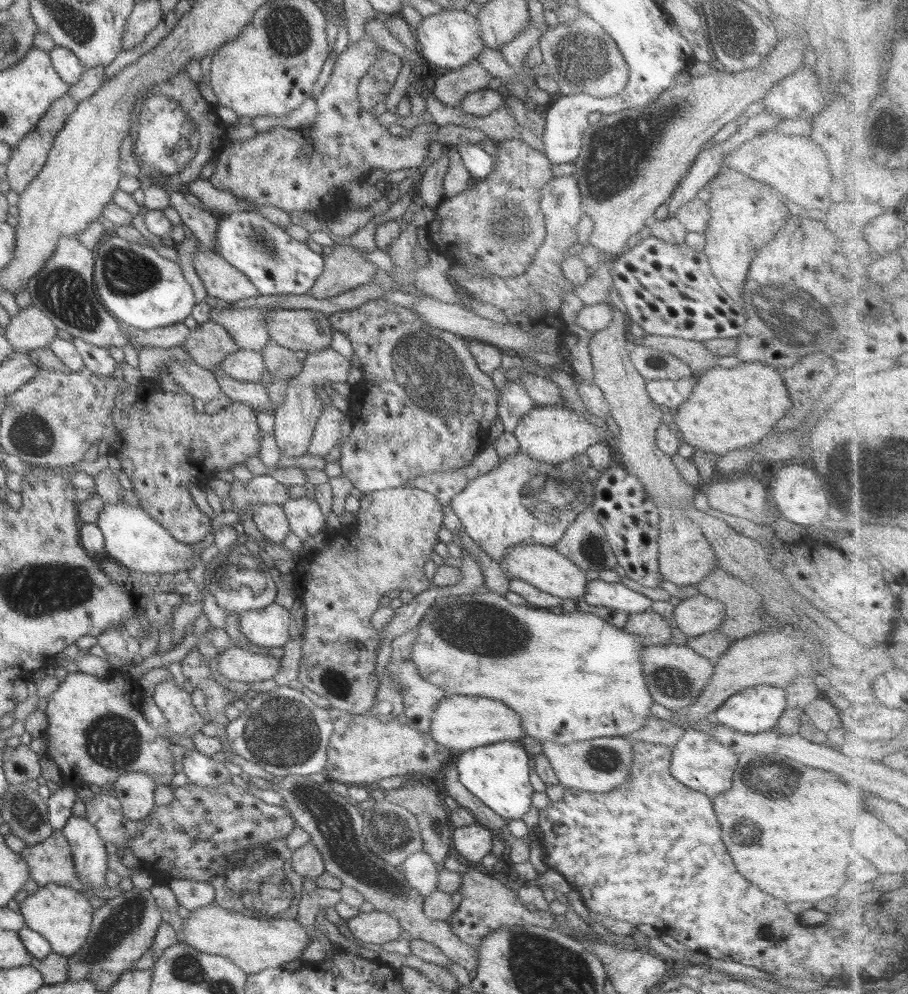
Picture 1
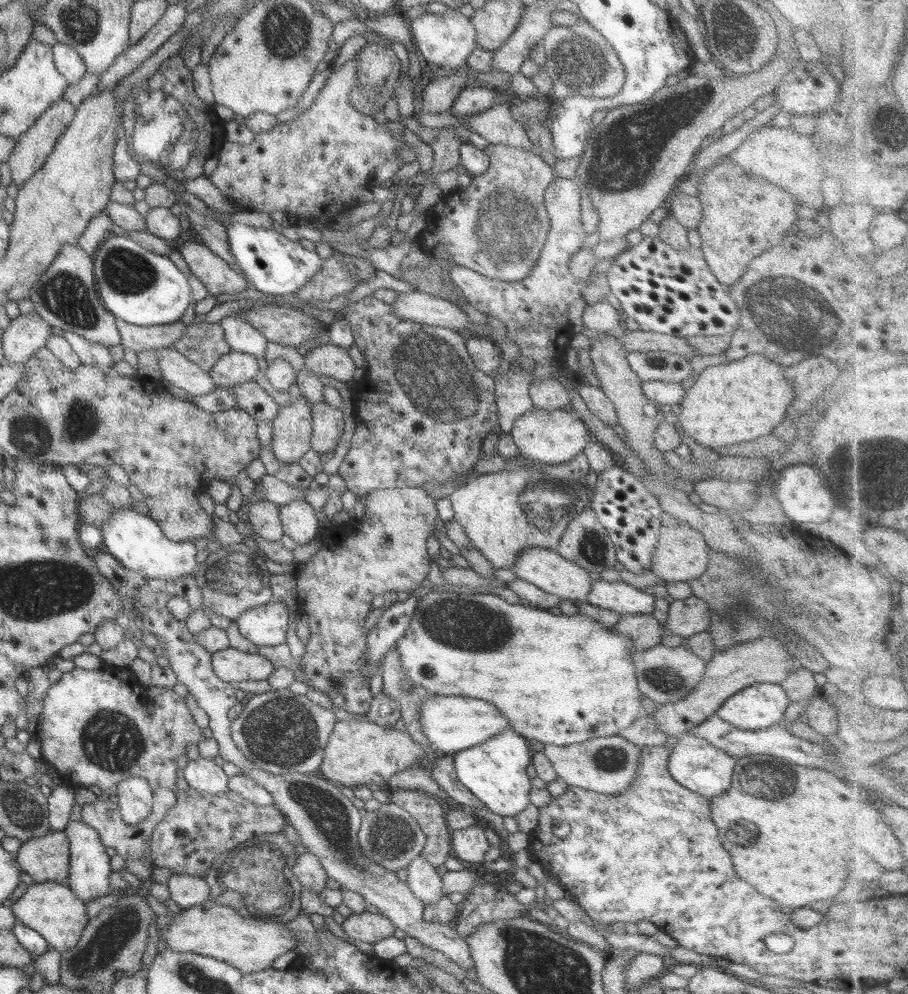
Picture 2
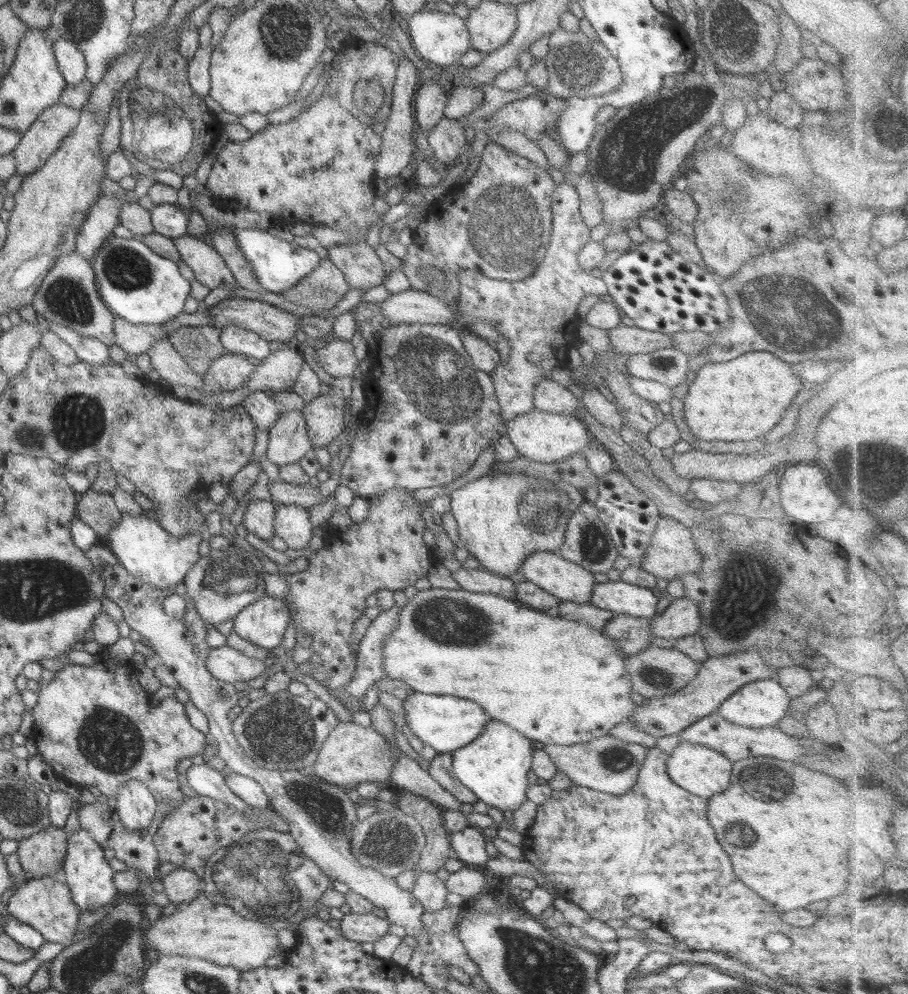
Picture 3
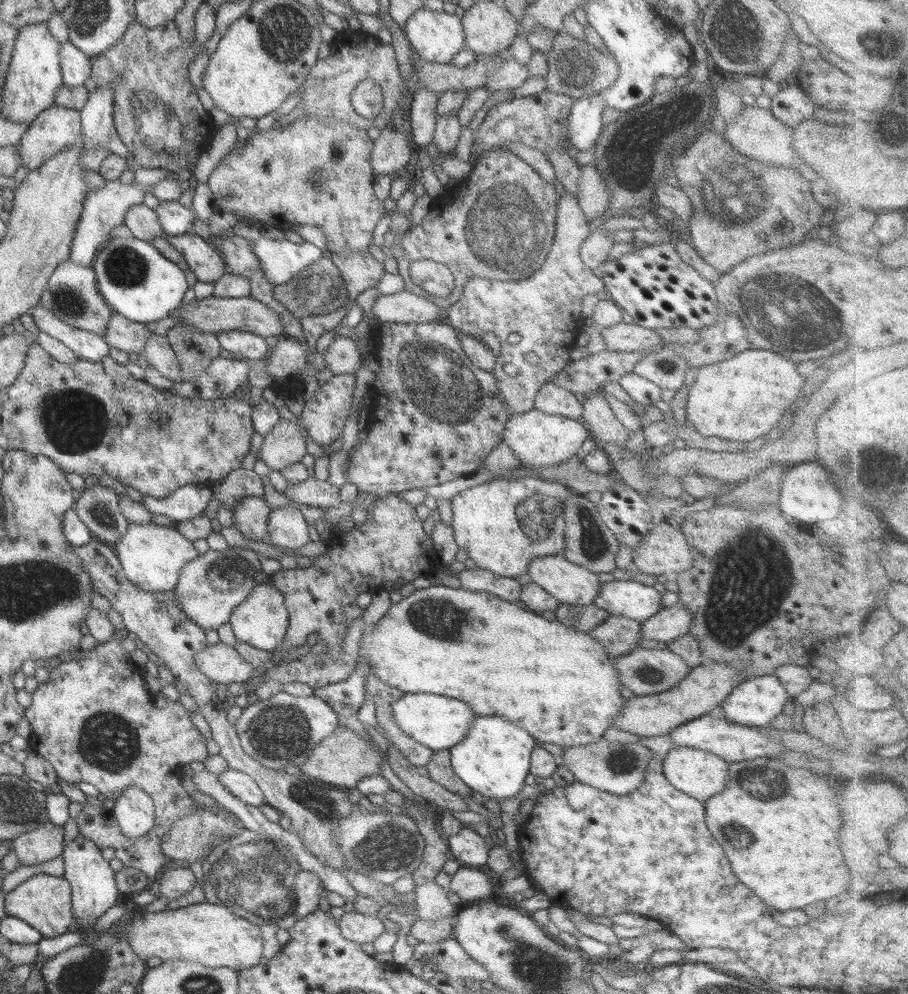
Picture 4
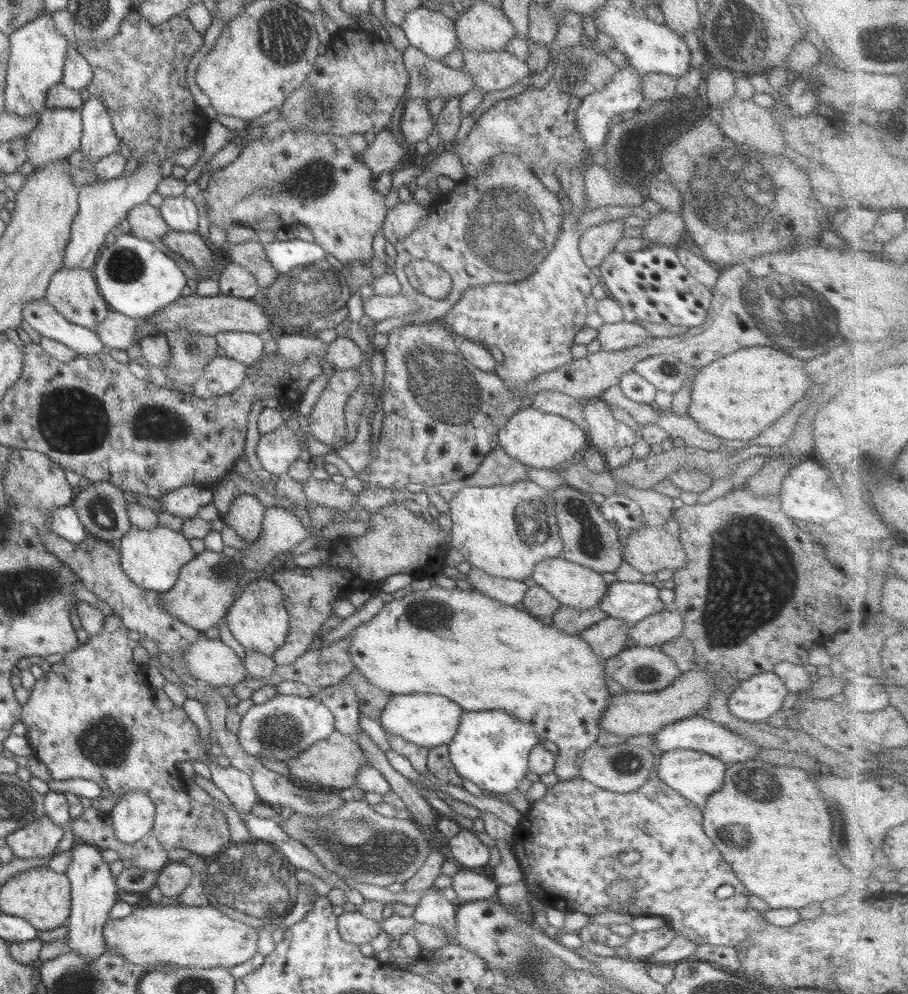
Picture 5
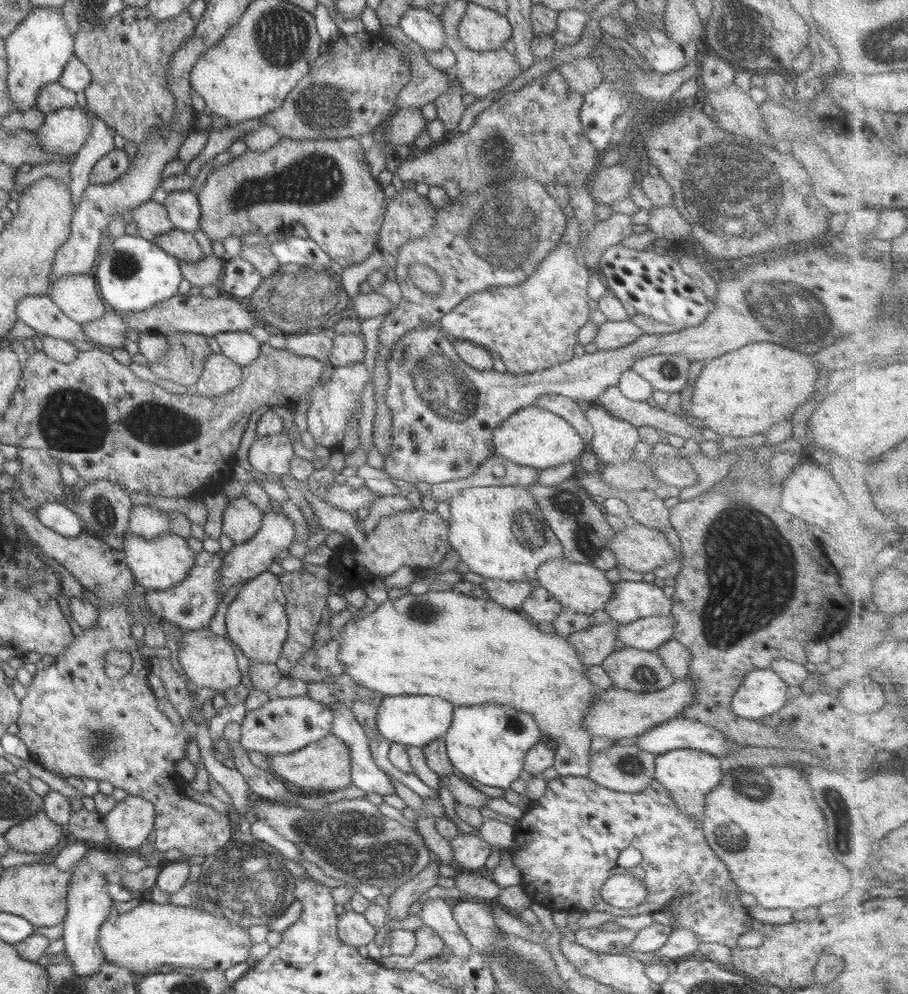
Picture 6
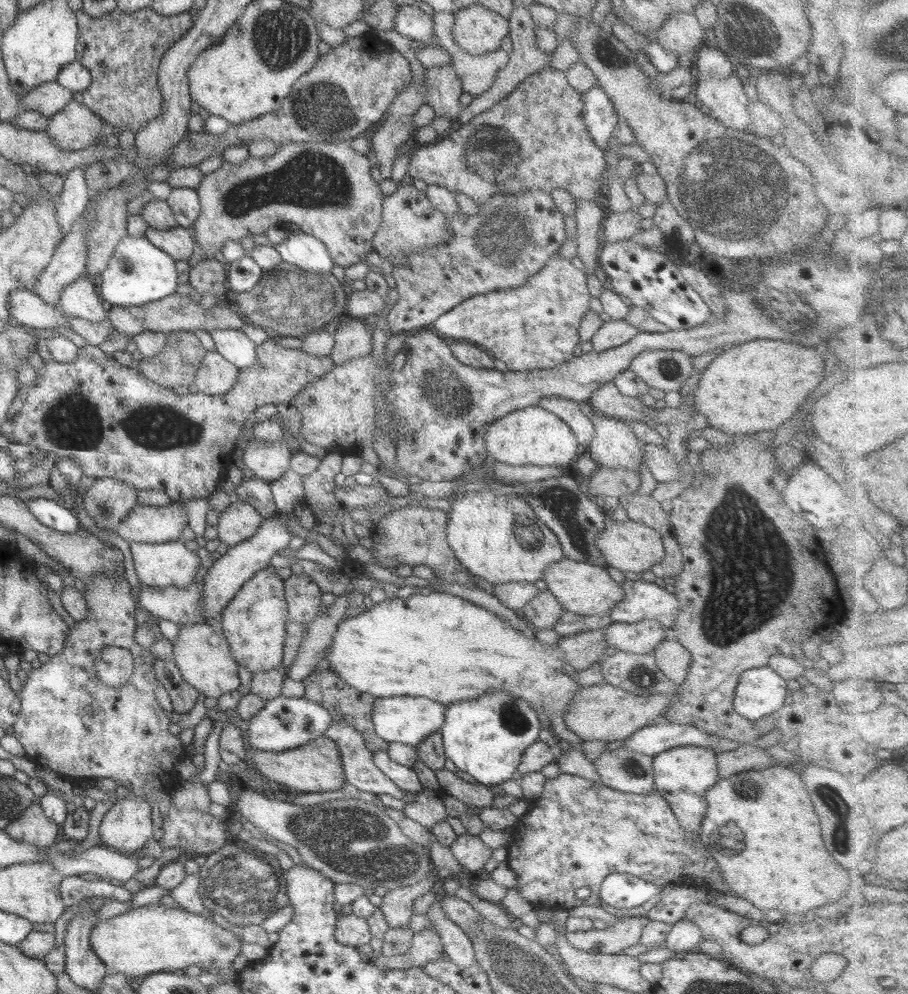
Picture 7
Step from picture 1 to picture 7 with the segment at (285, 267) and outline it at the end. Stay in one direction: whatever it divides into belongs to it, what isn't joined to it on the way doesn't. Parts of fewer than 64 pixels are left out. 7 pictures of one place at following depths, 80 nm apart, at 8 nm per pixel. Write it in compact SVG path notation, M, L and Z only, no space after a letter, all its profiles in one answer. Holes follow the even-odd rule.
M292 231L274 248L284 262L297 266L302 271L330 273L335 265L328 248L304 231Z

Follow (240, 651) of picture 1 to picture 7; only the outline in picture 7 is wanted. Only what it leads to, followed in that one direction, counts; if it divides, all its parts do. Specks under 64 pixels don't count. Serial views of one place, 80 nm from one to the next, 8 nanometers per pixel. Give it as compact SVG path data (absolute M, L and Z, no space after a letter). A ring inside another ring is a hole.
M208 622L180 626L177 640L173 641L173 661L182 678L208 698L218 699L225 692L237 690L241 684L238 663L232 658L228 639Z

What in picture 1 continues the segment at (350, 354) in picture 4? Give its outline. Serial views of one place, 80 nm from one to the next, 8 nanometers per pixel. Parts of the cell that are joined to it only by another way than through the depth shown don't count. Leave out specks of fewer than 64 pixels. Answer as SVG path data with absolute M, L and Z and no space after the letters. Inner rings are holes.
M332 347L307 353L302 371L289 379L282 404L274 413L274 436L284 463L294 462L296 458L307 454L320 413L328 409L318 398L317 390L320 387L329 390L333 382L348 382L348 370L352 367L351 361Z

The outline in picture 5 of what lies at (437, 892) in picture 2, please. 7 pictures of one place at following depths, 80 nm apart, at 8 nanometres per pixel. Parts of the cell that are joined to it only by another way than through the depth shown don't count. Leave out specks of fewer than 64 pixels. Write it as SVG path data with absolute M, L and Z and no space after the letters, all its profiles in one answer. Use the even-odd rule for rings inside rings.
M431 888L426 891L428 894L420 899L412 915L413 918L421 924L442 929L448 935L449 943L456 944L455 913L457 903L448 901L440 893L432 893Z

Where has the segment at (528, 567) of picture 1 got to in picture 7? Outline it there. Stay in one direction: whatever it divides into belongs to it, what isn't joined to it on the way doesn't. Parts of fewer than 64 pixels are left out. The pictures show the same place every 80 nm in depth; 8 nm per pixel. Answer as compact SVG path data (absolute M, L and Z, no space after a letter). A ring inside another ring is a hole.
M568 557L548 566L542 580L546 583L548 591L558 599L565 611L582 616L609 615L611 610L625 597L620 583L610 577L606 566L575 561Z

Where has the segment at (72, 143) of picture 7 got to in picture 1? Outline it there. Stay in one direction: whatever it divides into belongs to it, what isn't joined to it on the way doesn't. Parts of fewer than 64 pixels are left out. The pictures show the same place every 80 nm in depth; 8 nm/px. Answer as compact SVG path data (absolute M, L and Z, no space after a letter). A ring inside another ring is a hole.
M68 94L58 98L58 100L52 102L50 109L45 112L35 129L28 133L18 146L11 148L10 158L6 162L7 170L5 174L9 180L9 187L18 195L38 176L40 170L46 164L48 153L52 150L54 144L54 138L62 130L69 115L76 111L77 104Z

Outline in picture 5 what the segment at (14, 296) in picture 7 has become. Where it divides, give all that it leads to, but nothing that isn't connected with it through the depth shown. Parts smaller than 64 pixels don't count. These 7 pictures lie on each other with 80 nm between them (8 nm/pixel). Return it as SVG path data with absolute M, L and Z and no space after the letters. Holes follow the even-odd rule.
M45 297L29 302L24 308L23 318L41 336L52 337L69 346L80 355L95 355L108 352L96 333L83 326L72 324L52 306Z

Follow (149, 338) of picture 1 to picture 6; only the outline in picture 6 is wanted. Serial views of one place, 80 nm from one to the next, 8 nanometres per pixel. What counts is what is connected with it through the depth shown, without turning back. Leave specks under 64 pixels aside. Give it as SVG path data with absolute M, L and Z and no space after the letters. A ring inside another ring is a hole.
M108 309L101 319L94 322L81 324L83 333L101 348L113 349L122 347L128 338L124 341L124 334L128 332L123 316L120 312Z

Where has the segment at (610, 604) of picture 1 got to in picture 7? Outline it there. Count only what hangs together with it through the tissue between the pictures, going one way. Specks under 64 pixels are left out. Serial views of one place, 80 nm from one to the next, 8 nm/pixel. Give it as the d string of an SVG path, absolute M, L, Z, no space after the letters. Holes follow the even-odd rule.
M625 581L620 584L625 597L609 614L614 623L632 624L643 620L658 620L670 629L675 622L680 601L655 583Z

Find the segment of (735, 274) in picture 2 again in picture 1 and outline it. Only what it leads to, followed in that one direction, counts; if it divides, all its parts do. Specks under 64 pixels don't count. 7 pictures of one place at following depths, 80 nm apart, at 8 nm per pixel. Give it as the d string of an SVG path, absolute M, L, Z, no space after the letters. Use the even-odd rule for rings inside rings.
M723 166L720 174L706 186L710 192L710 199L707 201L709 219L708 228L703 232L705 247L702 250L708 257L712 274L720 286L740 305L740 288L746 280L753 258L763 246L774 240L775 234L790 217L782 194L768 186L762 186L760 182L744 178L744 173Z

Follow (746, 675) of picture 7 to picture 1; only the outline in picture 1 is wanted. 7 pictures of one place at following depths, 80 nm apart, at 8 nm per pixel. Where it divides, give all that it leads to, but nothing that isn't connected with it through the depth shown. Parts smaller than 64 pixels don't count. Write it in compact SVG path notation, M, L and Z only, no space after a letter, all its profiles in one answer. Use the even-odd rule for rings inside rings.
M760 685L733 694L711 716L732 731L758 734L775 729L787 707L785 689Z

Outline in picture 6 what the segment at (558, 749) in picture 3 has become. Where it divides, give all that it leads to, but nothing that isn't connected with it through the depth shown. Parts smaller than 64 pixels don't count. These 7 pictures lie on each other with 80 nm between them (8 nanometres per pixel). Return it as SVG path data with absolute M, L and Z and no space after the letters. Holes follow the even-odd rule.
M612 745L600 752L589 753L590 772L588 778L596 784L605 786L617 793L636 794L642 792L652 781L654 773L654 755L636 745Z

